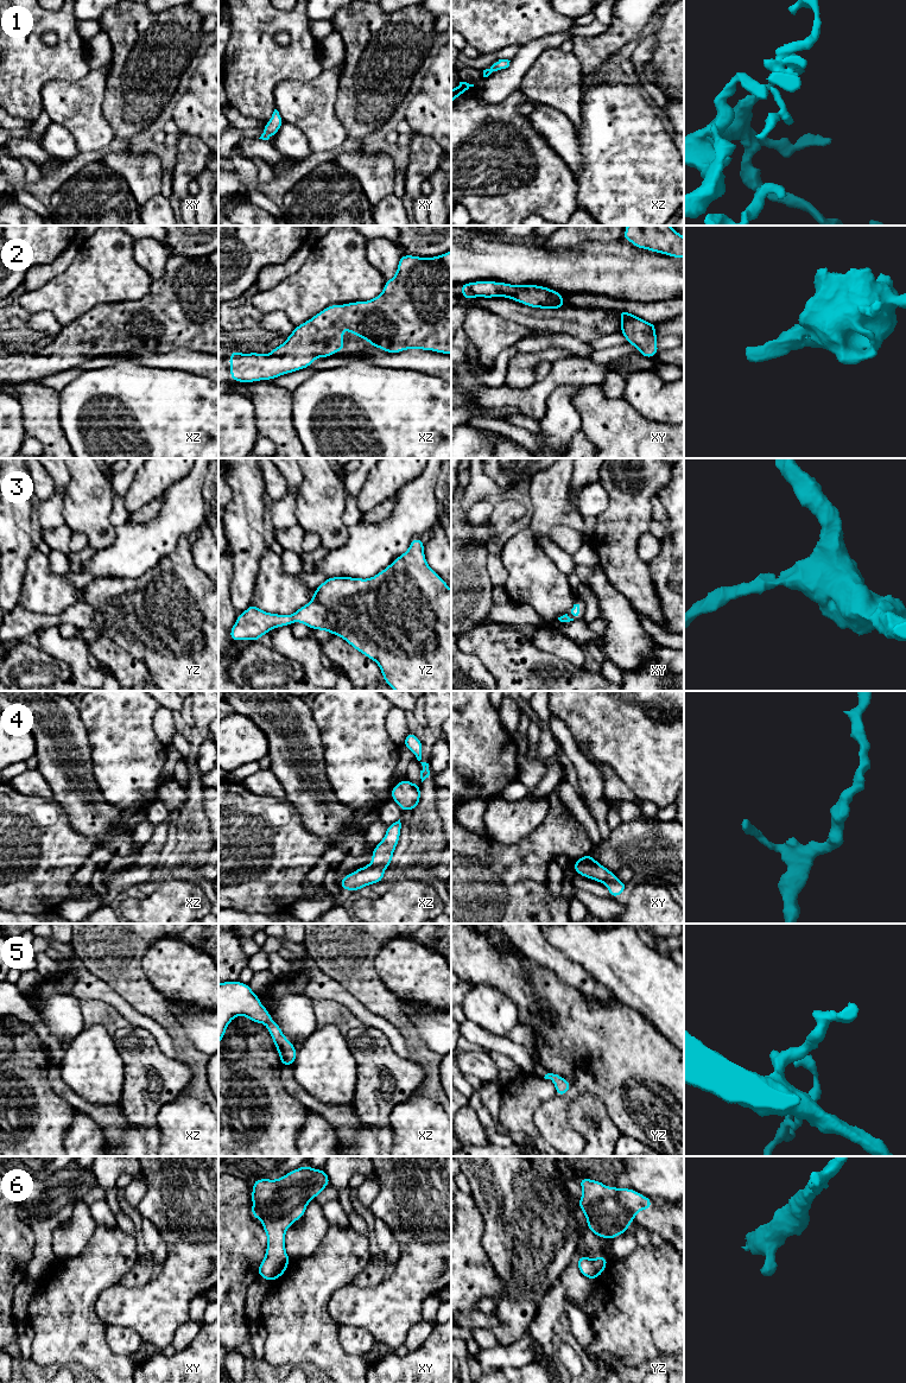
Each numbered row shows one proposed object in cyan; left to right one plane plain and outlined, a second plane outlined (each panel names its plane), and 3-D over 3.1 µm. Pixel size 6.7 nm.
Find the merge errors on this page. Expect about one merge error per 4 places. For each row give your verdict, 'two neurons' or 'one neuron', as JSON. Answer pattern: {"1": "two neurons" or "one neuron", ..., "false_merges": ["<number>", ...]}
{"1": "one neuron", "2": "one neuron", "3": "one neuron", "4": "one neuron", "5": "one neuron", "6": "one neuron", "false_merges": []}

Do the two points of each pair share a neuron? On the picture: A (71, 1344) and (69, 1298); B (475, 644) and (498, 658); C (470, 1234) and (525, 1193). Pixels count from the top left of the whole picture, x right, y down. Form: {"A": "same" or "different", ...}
{"A": "same", "B": "same", "C": "different"}

